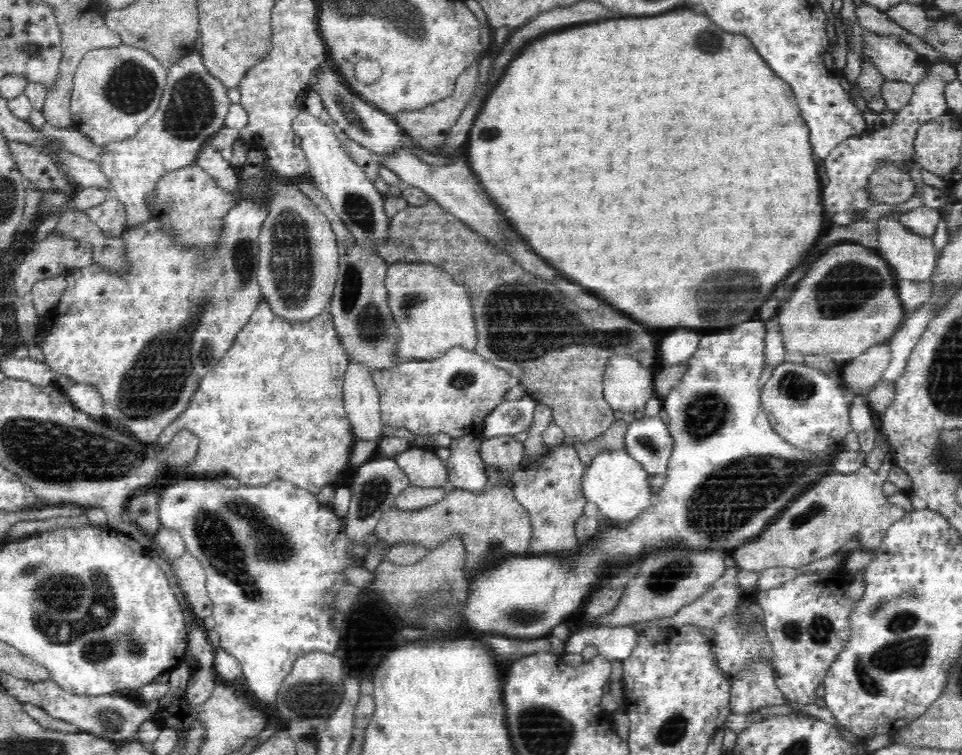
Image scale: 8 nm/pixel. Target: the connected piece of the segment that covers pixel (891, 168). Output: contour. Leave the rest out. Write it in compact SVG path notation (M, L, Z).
M880 163L867 180L866 190L876 204L905 203L914 194L914 182L894 163Z

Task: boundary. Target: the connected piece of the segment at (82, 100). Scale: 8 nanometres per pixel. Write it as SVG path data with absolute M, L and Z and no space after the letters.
M120 44L110 49L95 49L88 52L73 75L71 94L72 128L85 133L96 145L104 146L113 139L132 138L148 119L158 110L167 82L168 70L148 52Z

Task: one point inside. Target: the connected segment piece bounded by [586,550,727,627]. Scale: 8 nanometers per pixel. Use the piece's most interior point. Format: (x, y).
(662, 586)

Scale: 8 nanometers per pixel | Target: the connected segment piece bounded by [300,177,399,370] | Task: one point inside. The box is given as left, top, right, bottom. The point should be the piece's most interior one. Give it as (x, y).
(359, 308)

